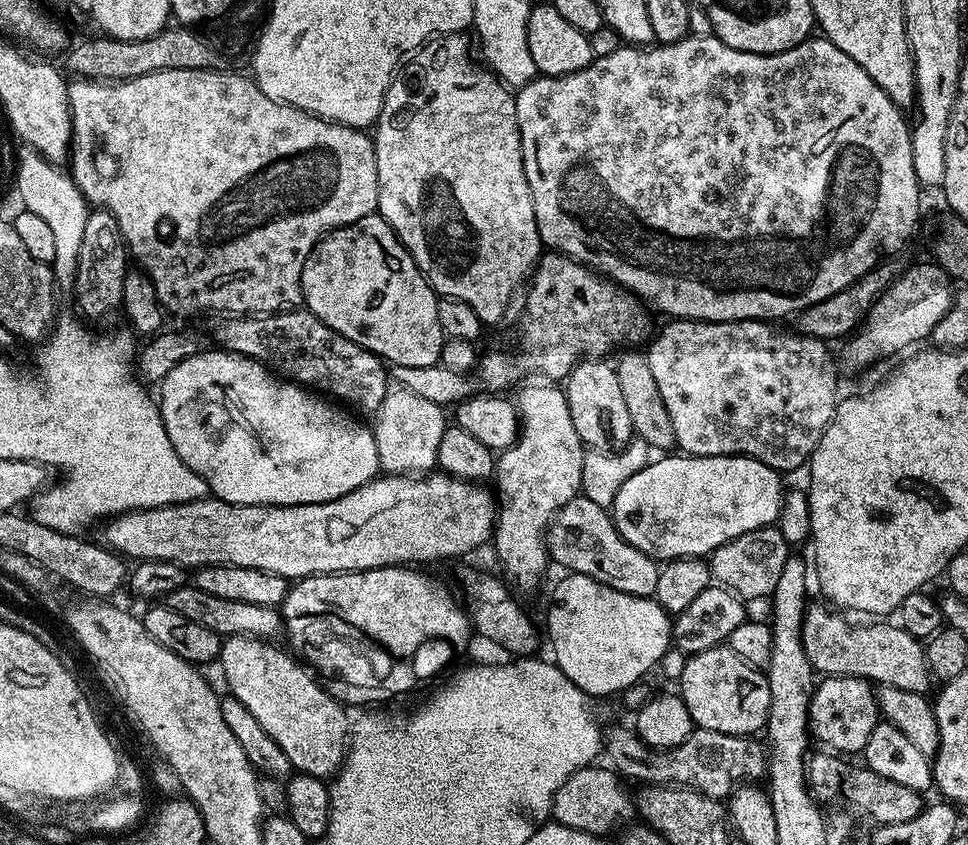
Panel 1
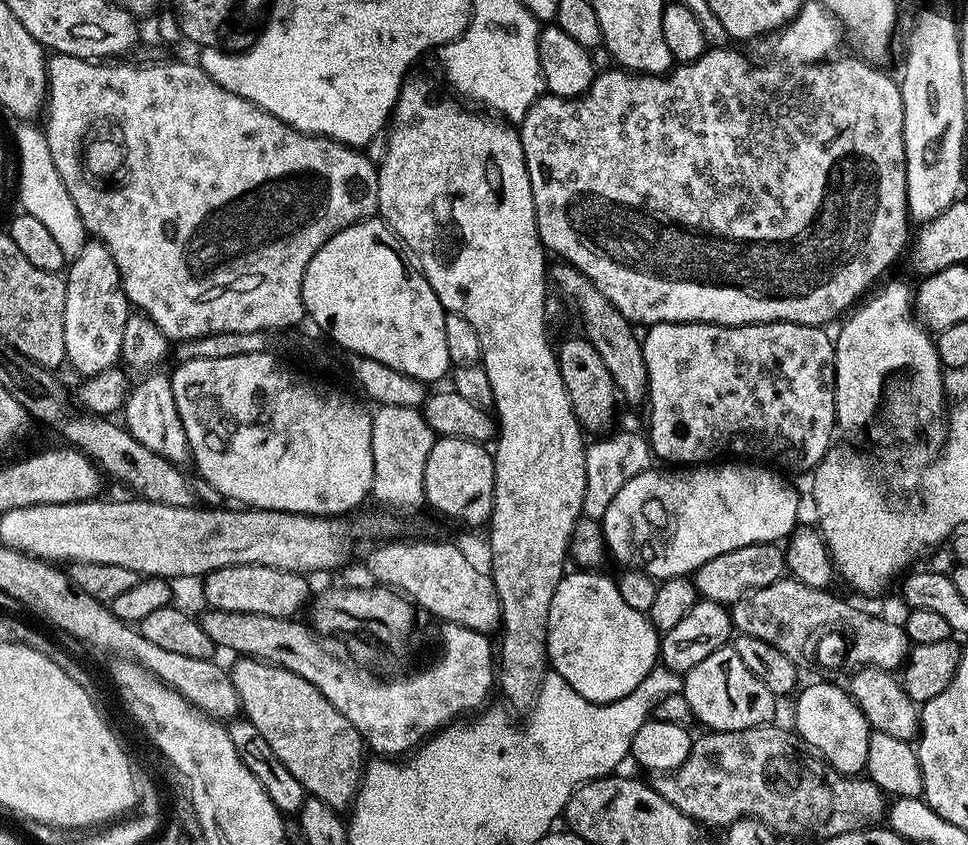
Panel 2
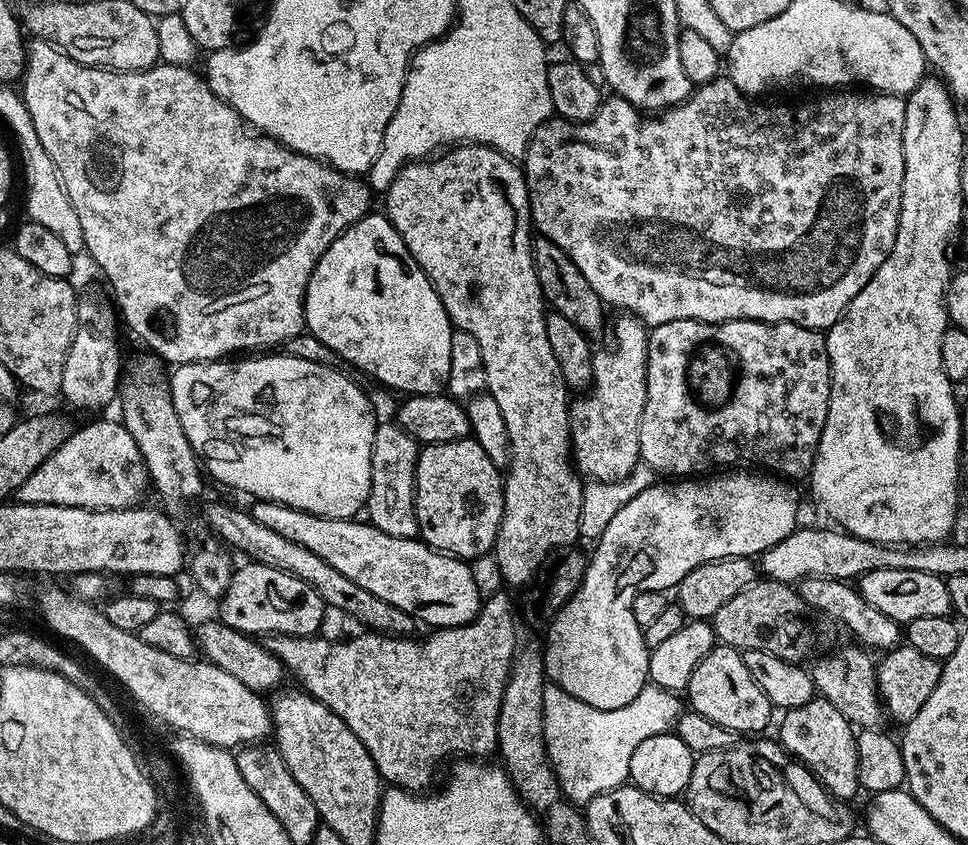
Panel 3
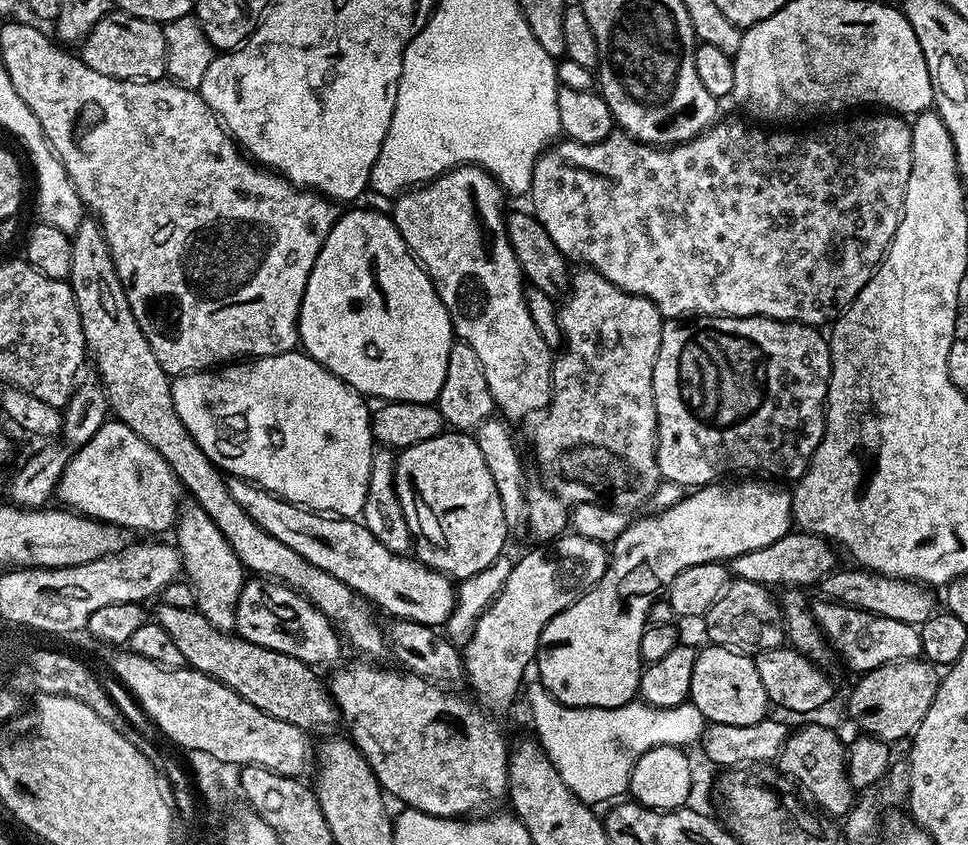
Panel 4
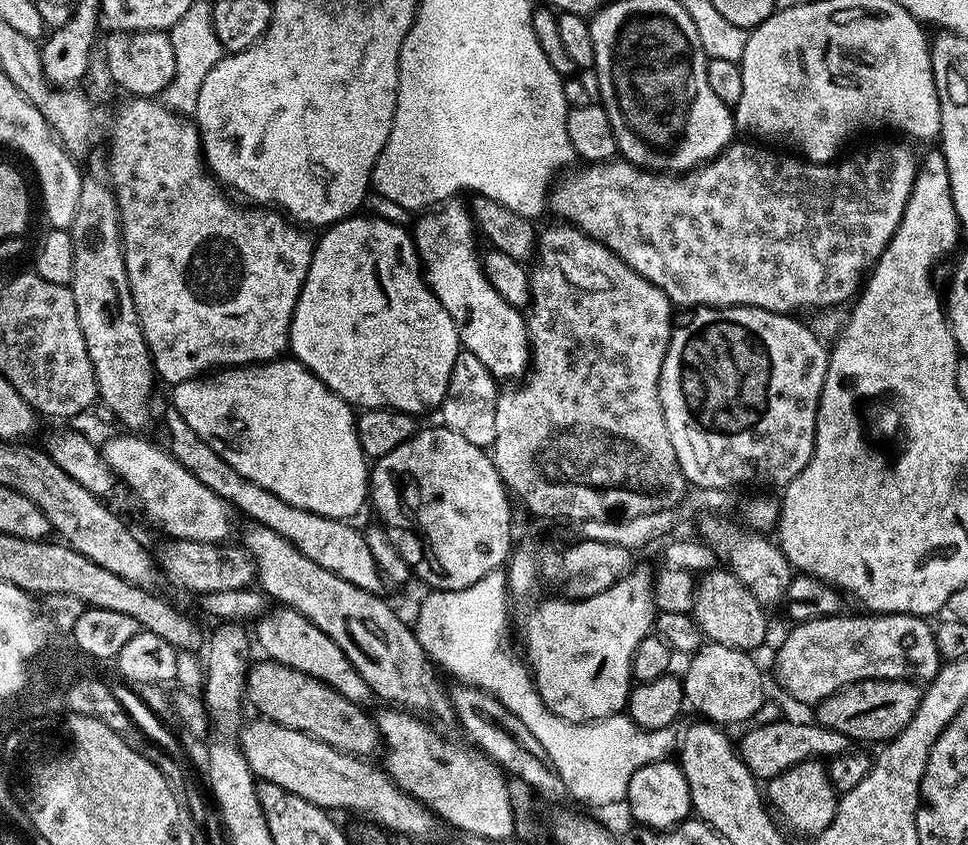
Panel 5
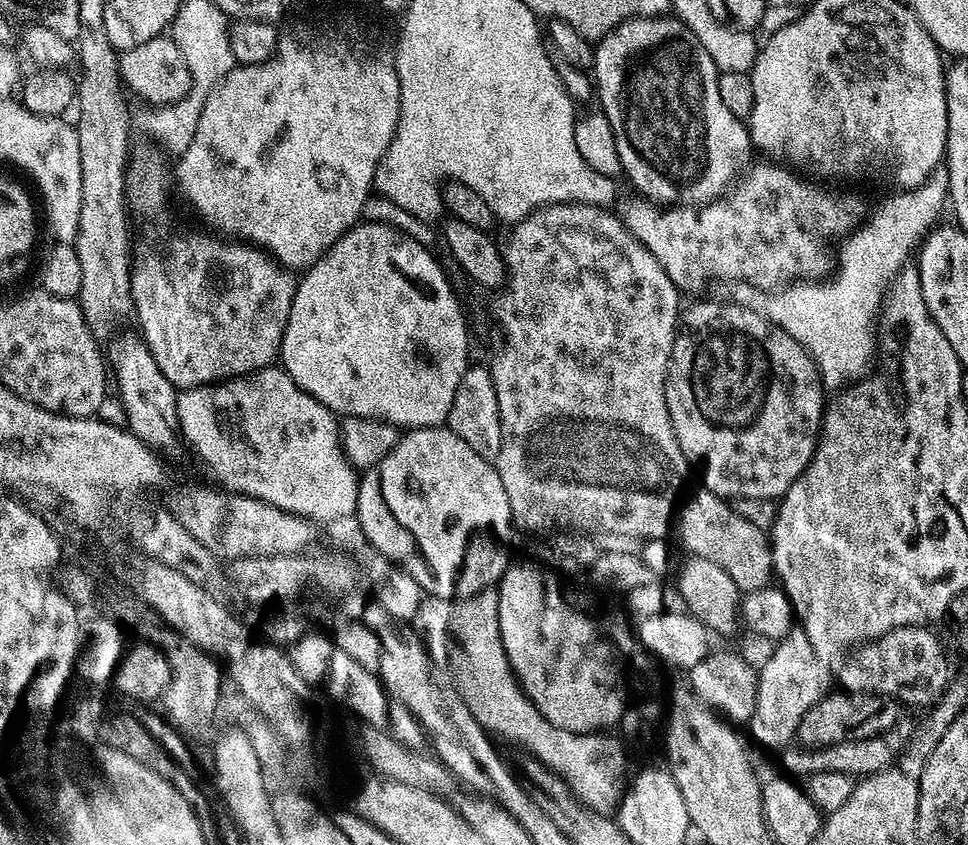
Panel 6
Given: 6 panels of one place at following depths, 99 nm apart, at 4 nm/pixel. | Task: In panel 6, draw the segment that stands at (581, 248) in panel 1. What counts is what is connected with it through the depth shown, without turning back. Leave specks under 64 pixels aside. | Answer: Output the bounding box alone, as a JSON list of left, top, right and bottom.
[618,162,866,294]

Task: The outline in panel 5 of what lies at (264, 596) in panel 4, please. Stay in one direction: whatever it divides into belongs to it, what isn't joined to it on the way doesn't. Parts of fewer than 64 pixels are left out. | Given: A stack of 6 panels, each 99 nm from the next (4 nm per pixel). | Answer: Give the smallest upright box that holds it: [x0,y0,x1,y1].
[254,606,373,706]

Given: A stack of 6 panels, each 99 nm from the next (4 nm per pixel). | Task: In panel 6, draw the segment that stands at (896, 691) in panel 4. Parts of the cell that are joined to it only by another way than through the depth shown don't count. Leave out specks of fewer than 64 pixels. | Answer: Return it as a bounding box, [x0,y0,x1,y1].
[795,690,900,749]

